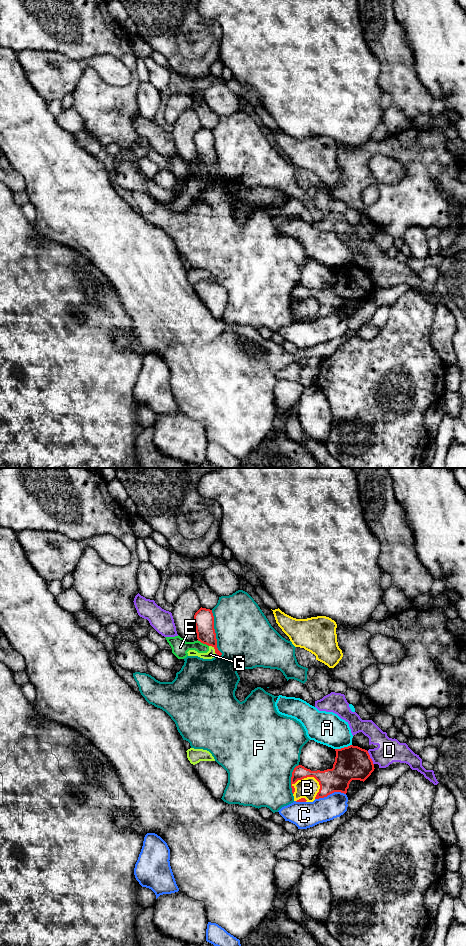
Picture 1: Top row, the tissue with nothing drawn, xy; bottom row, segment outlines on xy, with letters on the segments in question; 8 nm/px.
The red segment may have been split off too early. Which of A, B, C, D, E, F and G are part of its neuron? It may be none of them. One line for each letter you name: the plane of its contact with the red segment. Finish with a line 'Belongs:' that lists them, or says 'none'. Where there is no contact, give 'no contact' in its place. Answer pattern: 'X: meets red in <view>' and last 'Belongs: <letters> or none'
Belongs: none

